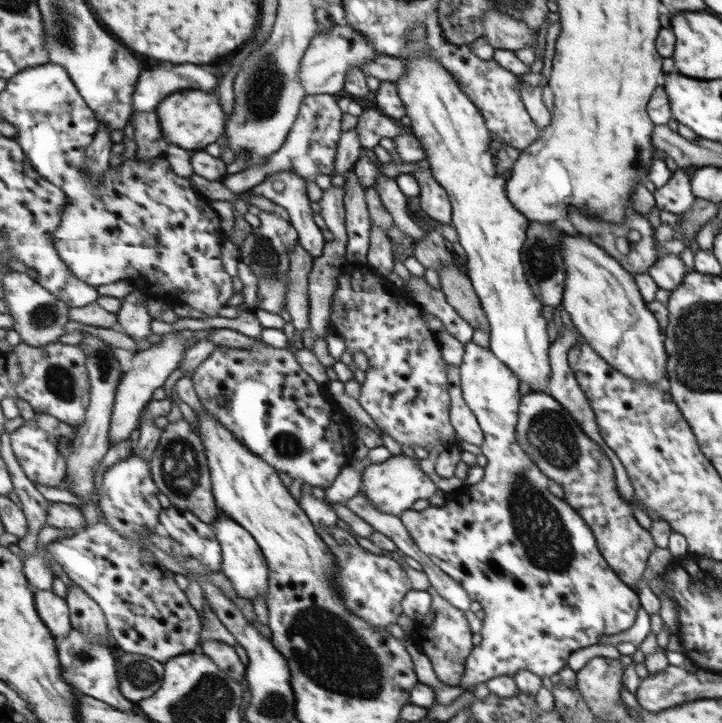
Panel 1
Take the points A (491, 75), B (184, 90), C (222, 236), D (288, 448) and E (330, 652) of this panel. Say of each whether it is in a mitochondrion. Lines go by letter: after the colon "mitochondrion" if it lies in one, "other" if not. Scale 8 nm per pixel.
A: other
B: other
C: other
D: mitochondrion
E: mitochondrion

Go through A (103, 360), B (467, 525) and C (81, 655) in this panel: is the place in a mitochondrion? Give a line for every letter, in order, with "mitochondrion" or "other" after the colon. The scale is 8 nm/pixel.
A: mitochondrion
B: other
C: mitochondrion

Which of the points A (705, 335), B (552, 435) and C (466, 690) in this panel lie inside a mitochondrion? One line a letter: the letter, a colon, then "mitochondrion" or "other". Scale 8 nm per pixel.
A: mitochondrion
B: mitochondrion
C: other

